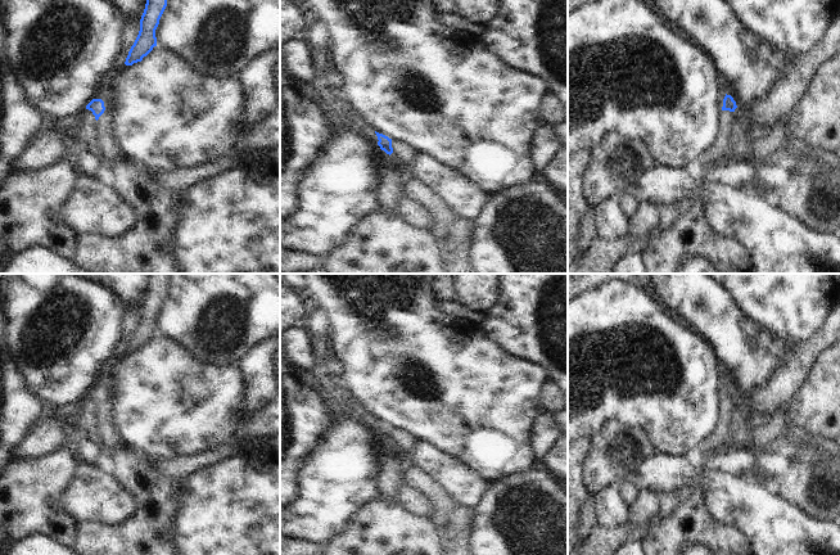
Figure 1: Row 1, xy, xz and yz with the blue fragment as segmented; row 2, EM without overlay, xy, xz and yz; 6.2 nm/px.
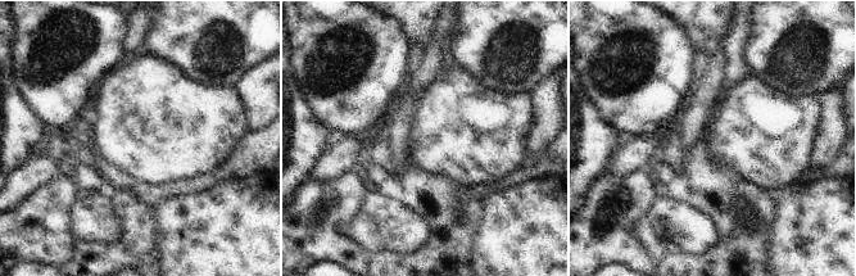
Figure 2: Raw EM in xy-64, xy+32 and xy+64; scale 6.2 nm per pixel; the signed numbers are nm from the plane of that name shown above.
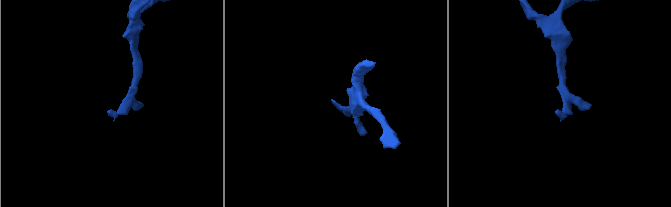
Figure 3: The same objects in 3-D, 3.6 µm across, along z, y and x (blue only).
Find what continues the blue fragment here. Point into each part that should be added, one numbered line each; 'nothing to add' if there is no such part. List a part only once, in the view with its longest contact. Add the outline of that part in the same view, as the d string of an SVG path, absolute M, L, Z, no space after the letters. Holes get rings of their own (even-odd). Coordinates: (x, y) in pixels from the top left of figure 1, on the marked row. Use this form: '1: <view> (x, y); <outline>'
1: yz (716, 156); M737 108L733 112L721 112L721 132L714 146L705 153L708 167L721 167L724 163L724 155L731 146L732 121L740 116L741 112Z

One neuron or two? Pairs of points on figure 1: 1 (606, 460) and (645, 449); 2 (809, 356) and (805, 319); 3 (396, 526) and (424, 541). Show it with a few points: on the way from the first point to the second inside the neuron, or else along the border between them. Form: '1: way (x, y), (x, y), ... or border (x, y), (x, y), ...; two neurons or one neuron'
1: way (615, 451), (618, 449), (636, 449); one neuron
2: border (826, 316), (825, 321), (800, 344); two neurons
3: way (402, 532), (409, 533), (418, 541); one neuron

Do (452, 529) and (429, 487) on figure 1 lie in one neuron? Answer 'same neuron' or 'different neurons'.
same neuron

